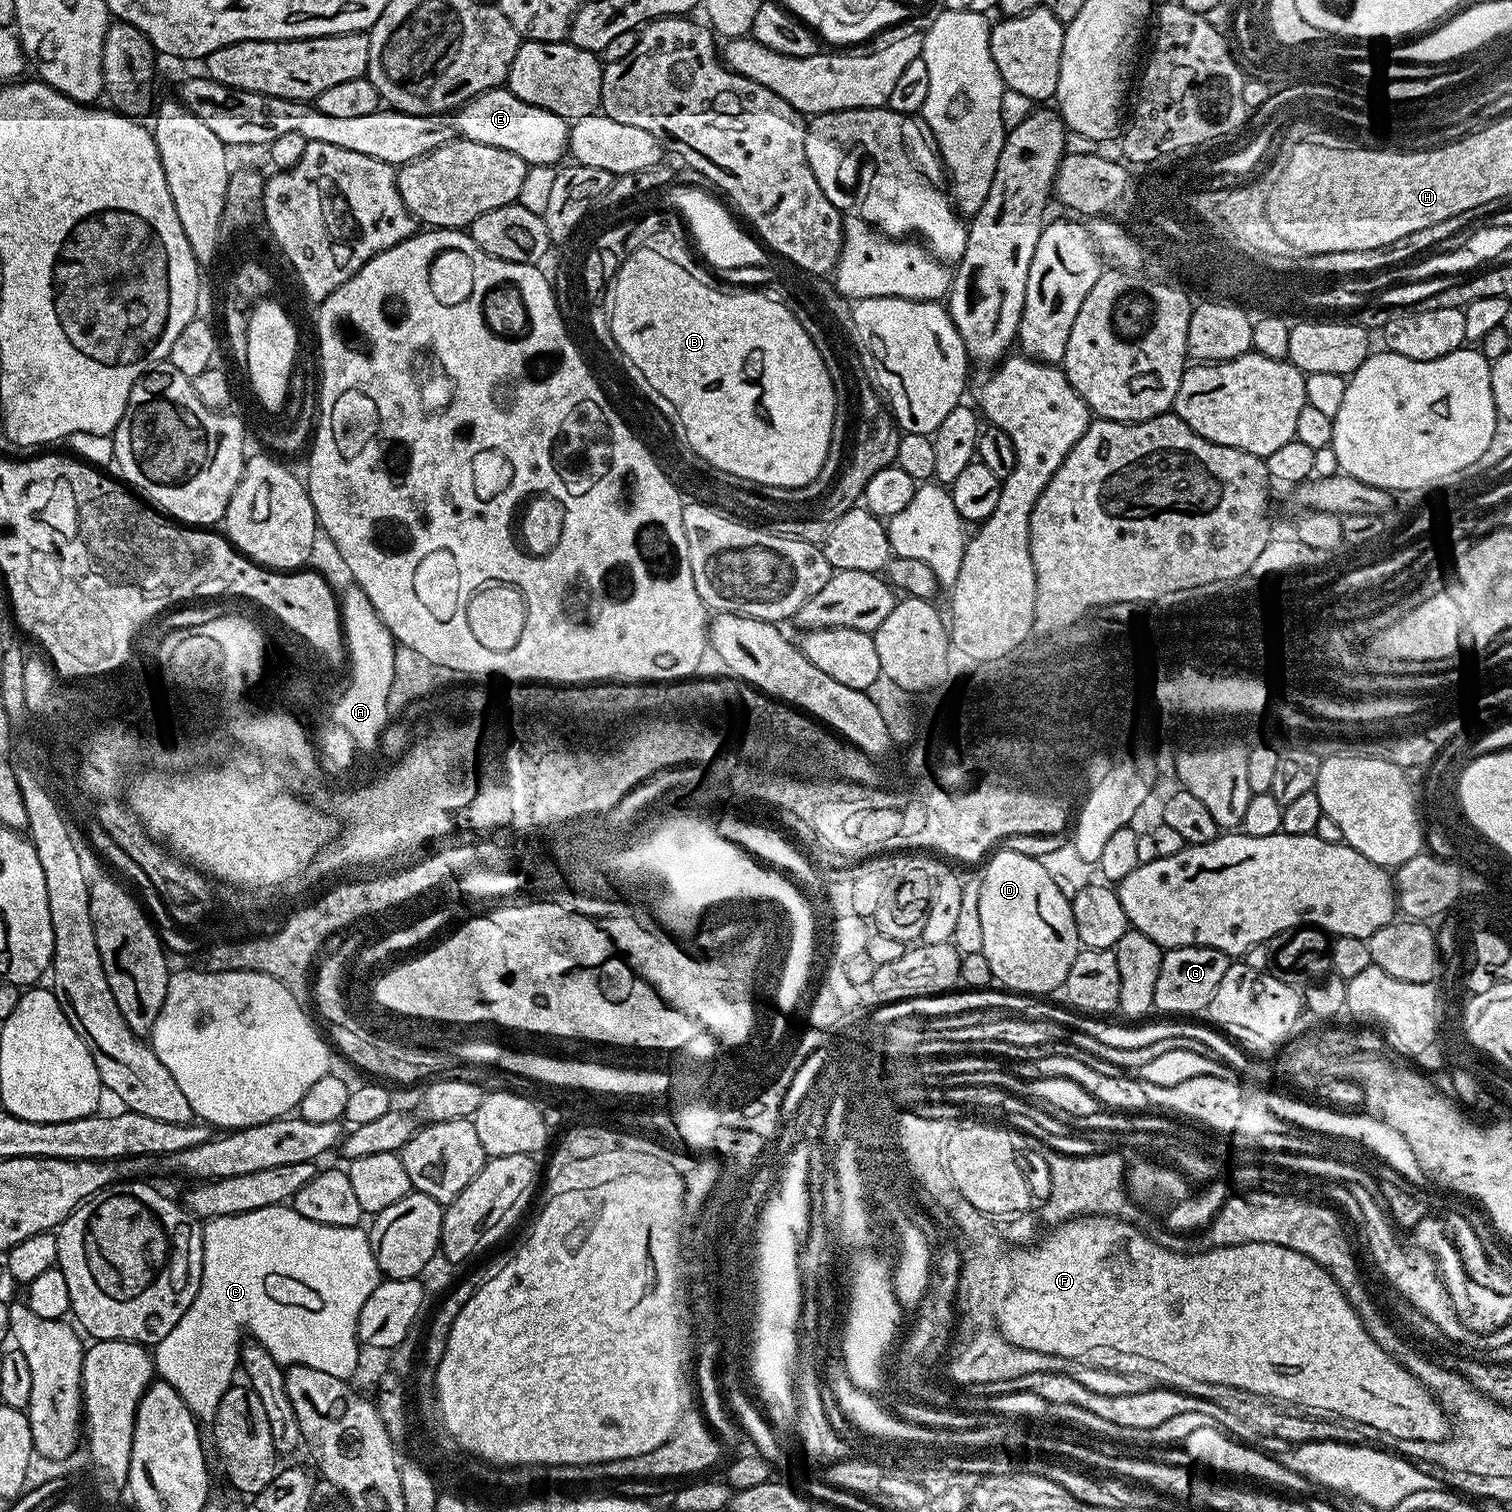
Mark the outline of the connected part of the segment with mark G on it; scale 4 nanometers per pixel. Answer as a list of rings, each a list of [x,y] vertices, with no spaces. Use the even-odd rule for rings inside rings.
[[[1191,944],[1185,948],[1169,948],[1161,955],[1158,982],[1154,982],[1153,1009],[1160,1012],[1200,1012],[1208,1007],[1218,982],[1226,974],[1230,957],[1222,950]]]

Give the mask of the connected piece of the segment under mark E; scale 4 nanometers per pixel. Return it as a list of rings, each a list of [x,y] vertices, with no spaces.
[[[507,87],[491,88],[489,92],[483,92],[475,96],[473,100],[467,100],[461,108],[457,108],[451,117],[450,123],[457,137],[470,142],[482,142],[486,146],[498,146],[498,150],[510,150],[510,154],[518,154],[529,164],[559,165],[560,159],[568,152],[569,121],[564,120],[558,114],[554,114],[545,108],[534,106],[530,102],[522,102]]]

